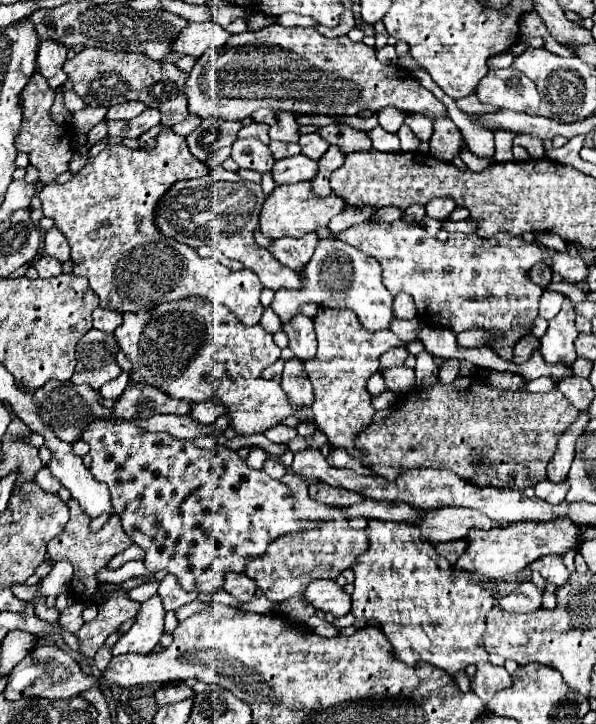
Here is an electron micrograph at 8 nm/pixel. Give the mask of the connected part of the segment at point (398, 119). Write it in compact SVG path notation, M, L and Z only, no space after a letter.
M385 107L377 115L379 115L379 125L389 133L397 133L397 129L403 125L403 119L405 119L405 113L393 107Z

